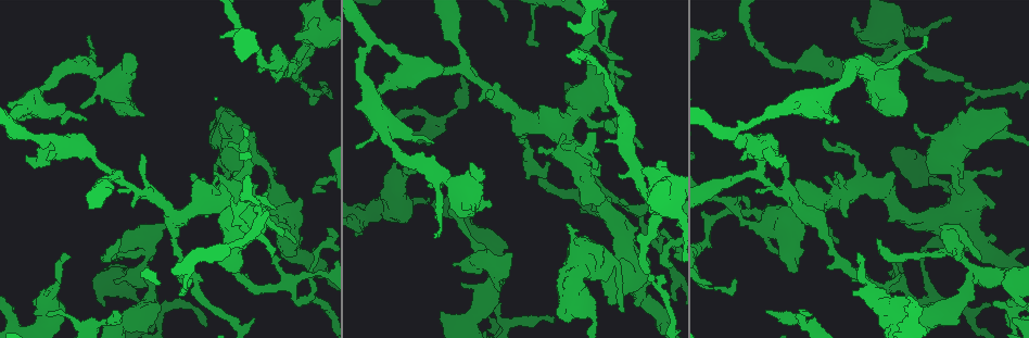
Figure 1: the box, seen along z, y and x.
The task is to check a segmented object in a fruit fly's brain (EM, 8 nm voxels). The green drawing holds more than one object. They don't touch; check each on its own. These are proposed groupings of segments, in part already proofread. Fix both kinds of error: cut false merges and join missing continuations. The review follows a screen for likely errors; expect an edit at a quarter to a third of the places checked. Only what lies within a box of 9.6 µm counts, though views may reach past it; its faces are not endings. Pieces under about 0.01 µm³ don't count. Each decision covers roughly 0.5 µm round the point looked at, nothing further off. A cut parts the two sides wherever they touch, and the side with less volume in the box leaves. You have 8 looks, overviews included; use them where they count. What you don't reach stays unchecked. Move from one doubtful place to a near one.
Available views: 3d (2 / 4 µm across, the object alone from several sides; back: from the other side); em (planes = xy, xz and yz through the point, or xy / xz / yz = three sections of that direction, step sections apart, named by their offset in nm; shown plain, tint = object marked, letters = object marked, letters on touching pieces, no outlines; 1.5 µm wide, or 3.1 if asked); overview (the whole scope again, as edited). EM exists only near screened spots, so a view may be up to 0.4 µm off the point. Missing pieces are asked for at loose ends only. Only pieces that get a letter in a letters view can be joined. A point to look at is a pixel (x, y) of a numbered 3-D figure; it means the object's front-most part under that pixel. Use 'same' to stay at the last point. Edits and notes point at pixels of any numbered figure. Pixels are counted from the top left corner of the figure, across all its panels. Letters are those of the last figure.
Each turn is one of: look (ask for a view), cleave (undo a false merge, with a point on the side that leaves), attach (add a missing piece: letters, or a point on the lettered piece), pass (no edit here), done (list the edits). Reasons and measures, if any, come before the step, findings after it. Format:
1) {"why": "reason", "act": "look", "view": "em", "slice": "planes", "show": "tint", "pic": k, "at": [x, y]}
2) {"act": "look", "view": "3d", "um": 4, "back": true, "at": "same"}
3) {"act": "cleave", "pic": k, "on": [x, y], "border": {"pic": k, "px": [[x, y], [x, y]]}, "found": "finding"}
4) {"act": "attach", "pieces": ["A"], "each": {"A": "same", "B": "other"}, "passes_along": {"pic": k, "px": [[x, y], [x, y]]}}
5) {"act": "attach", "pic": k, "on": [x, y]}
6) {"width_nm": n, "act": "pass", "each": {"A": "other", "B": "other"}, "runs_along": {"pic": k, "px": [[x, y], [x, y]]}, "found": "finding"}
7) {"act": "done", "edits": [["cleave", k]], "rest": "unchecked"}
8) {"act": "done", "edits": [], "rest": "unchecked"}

{"why": "an open end", "act": "look", "view": "3d", "um": 2, "pic": 1, "at": [206, 326]}

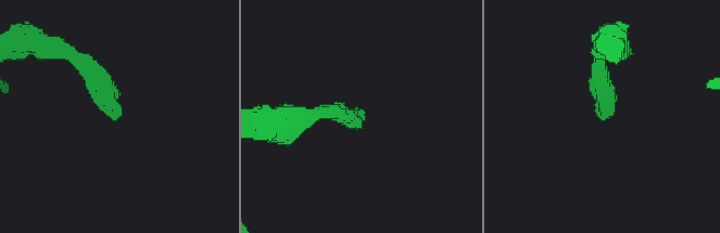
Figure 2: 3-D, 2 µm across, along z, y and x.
{"why": "need the tissue", "act": "look", "view": "em", "slice": "yz", "step": 4, "show": "letters", "pic": 2, "at": [361, 112]}

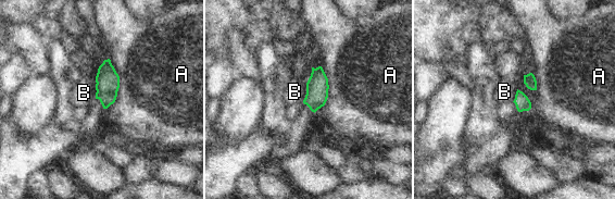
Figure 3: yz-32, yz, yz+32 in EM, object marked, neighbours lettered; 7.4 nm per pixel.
{"why": "another direction", "act": "look", "view": "em", "slice": "planes", "show": "letters", "at": "same"}

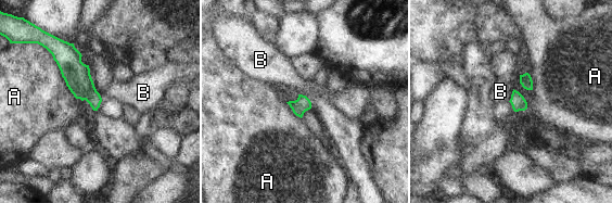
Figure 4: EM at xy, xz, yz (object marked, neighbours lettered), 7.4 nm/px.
{"act": "pass", "each": {"A": "other", "B": "other"}, "runs_along": {"pic": 4, "px": [[63, 45], [94, 106]]}, "found": "no lettered piece goes on from it"}

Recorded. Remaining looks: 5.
{"why": "free end", "act": "look", "view": "3d", "um": 4, "pic": 1, "at": [791, 205]}

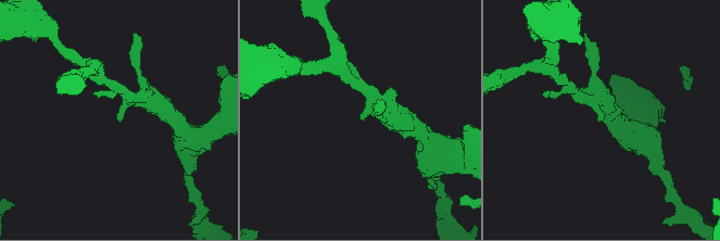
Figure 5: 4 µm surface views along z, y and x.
{"act": "look", "view": "em", "slice": "yz", "step": 4, "show": "letters", "pic": 5, "at": [119, 122]}

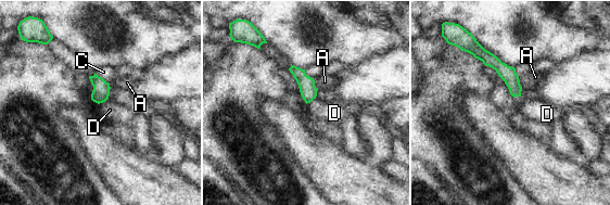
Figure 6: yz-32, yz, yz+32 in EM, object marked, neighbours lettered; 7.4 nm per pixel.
{"why": "cut it another way", "act": "look", "view": "em", "slice": "planes", "show": "letters", "at": "same"}

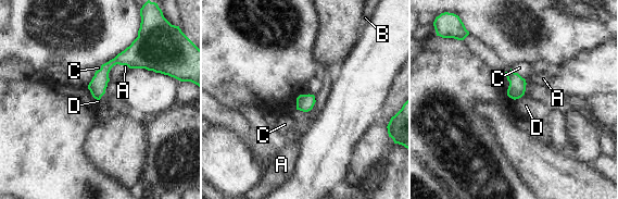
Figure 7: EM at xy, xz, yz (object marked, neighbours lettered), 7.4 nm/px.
{"act": "pass", "each": {"A": "other", "B": "other", "C": "other", "D": "other"}, "border": {"pic": 7, "px": [[524, 94], [515, 100]]}, "found": "none of them fits"}

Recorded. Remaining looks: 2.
{"why": "branch point", "act": "look", "view": "em", "slice": "yz", "step": 8, "show": "tint", "pic": 1, "at": [306, 298]}

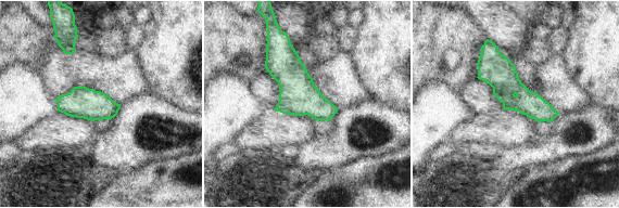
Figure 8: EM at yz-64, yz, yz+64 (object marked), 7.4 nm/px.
{"why": "another direction", "act": "look", "view": "em", "slice": "planes", "show": "letters", "at": "same"}

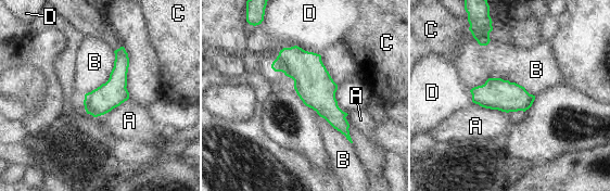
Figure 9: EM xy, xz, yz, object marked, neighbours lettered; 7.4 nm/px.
{"act": "pass", "each": {"A": "other", "B": "other", "C": "other", "D": "other"}, "border": {"pic": 9, "px": [[470, 89], [503, 78], [534, 96]]}, "found": "continuous, no second cell"}

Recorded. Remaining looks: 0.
{"act": "done", "edits": [], "rest": "unchecked"}

